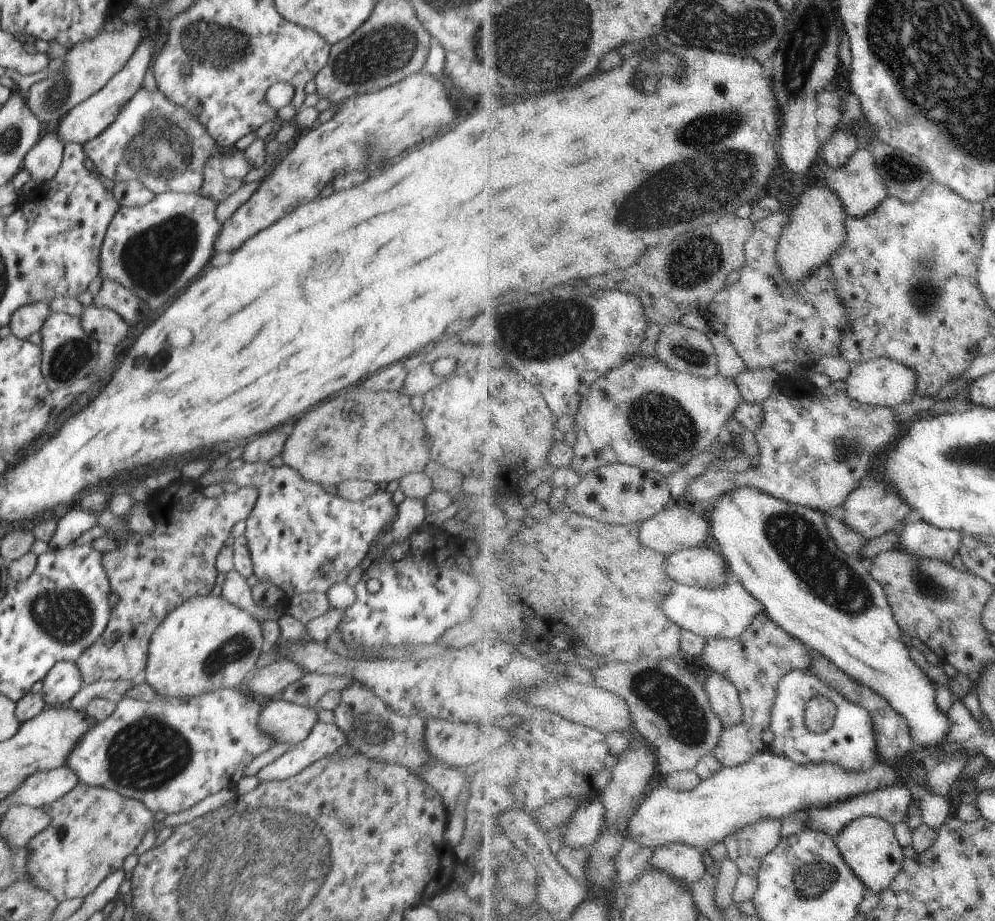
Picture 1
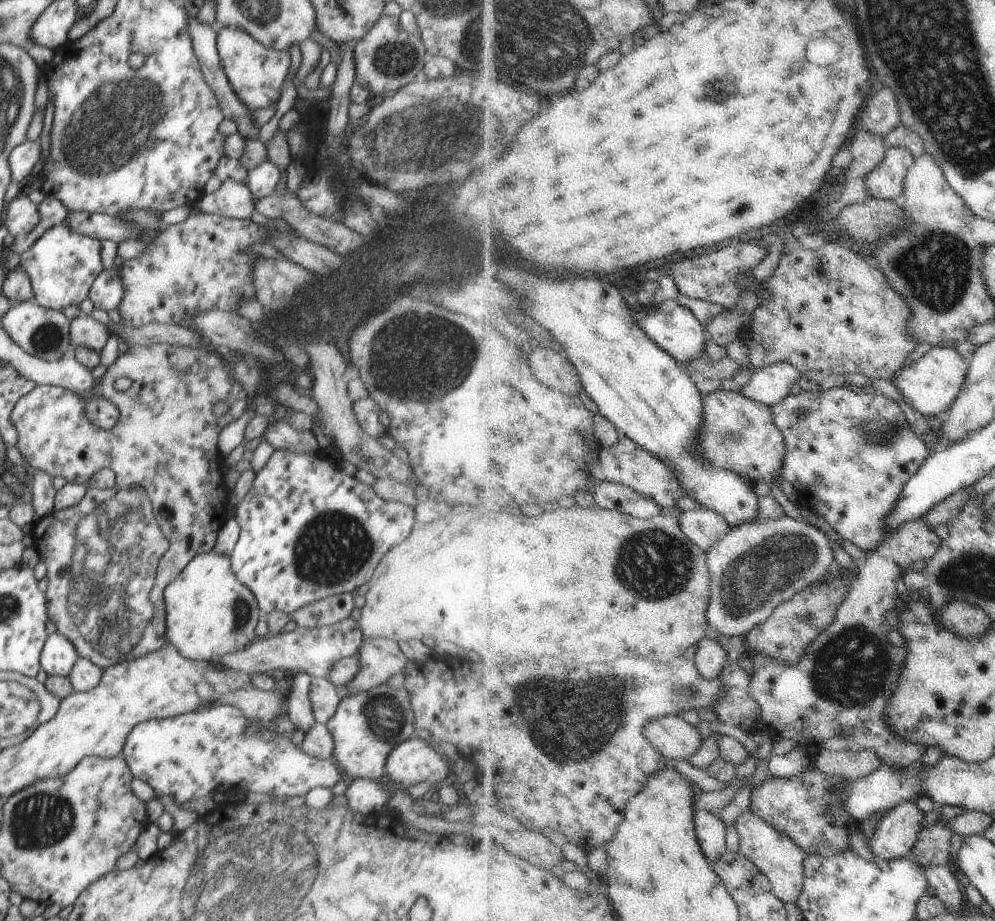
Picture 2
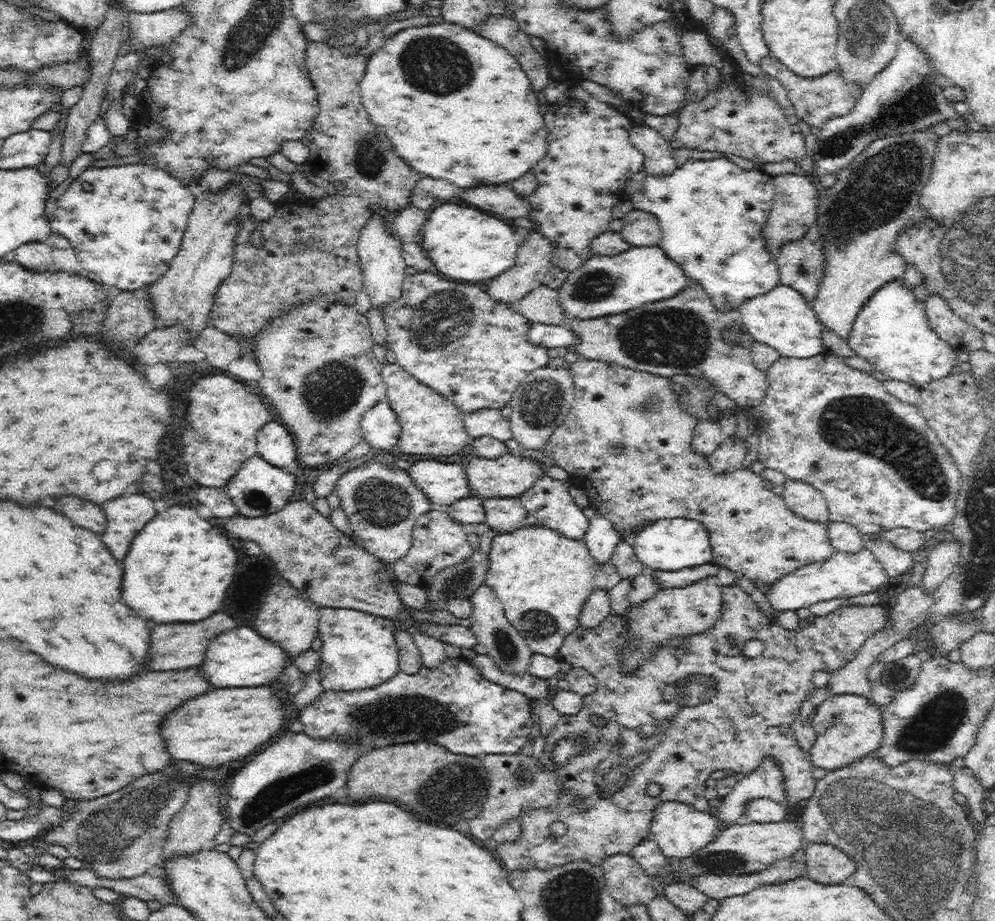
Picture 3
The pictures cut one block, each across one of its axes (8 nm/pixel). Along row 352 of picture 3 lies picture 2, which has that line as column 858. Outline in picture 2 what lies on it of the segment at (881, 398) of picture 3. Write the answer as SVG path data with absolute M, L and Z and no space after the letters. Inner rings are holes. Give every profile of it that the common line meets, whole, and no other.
M817 765L792 779L772 776L753 792L752 811L782 834L791 837L807 855L842 855L852 847L852 836L860 832L859 822L847 811L842 790L849 779L823 772Z

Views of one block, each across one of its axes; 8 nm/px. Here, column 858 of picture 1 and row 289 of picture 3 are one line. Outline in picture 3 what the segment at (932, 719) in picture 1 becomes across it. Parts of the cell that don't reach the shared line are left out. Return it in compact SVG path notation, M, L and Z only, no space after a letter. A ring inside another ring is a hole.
M658 245L632 246L626 252L615 255L592 253L582 266L569 271L568 277L557 289L558 303L566 321L574 318L589 321L671 298L688 282L682 269L668 259Z

